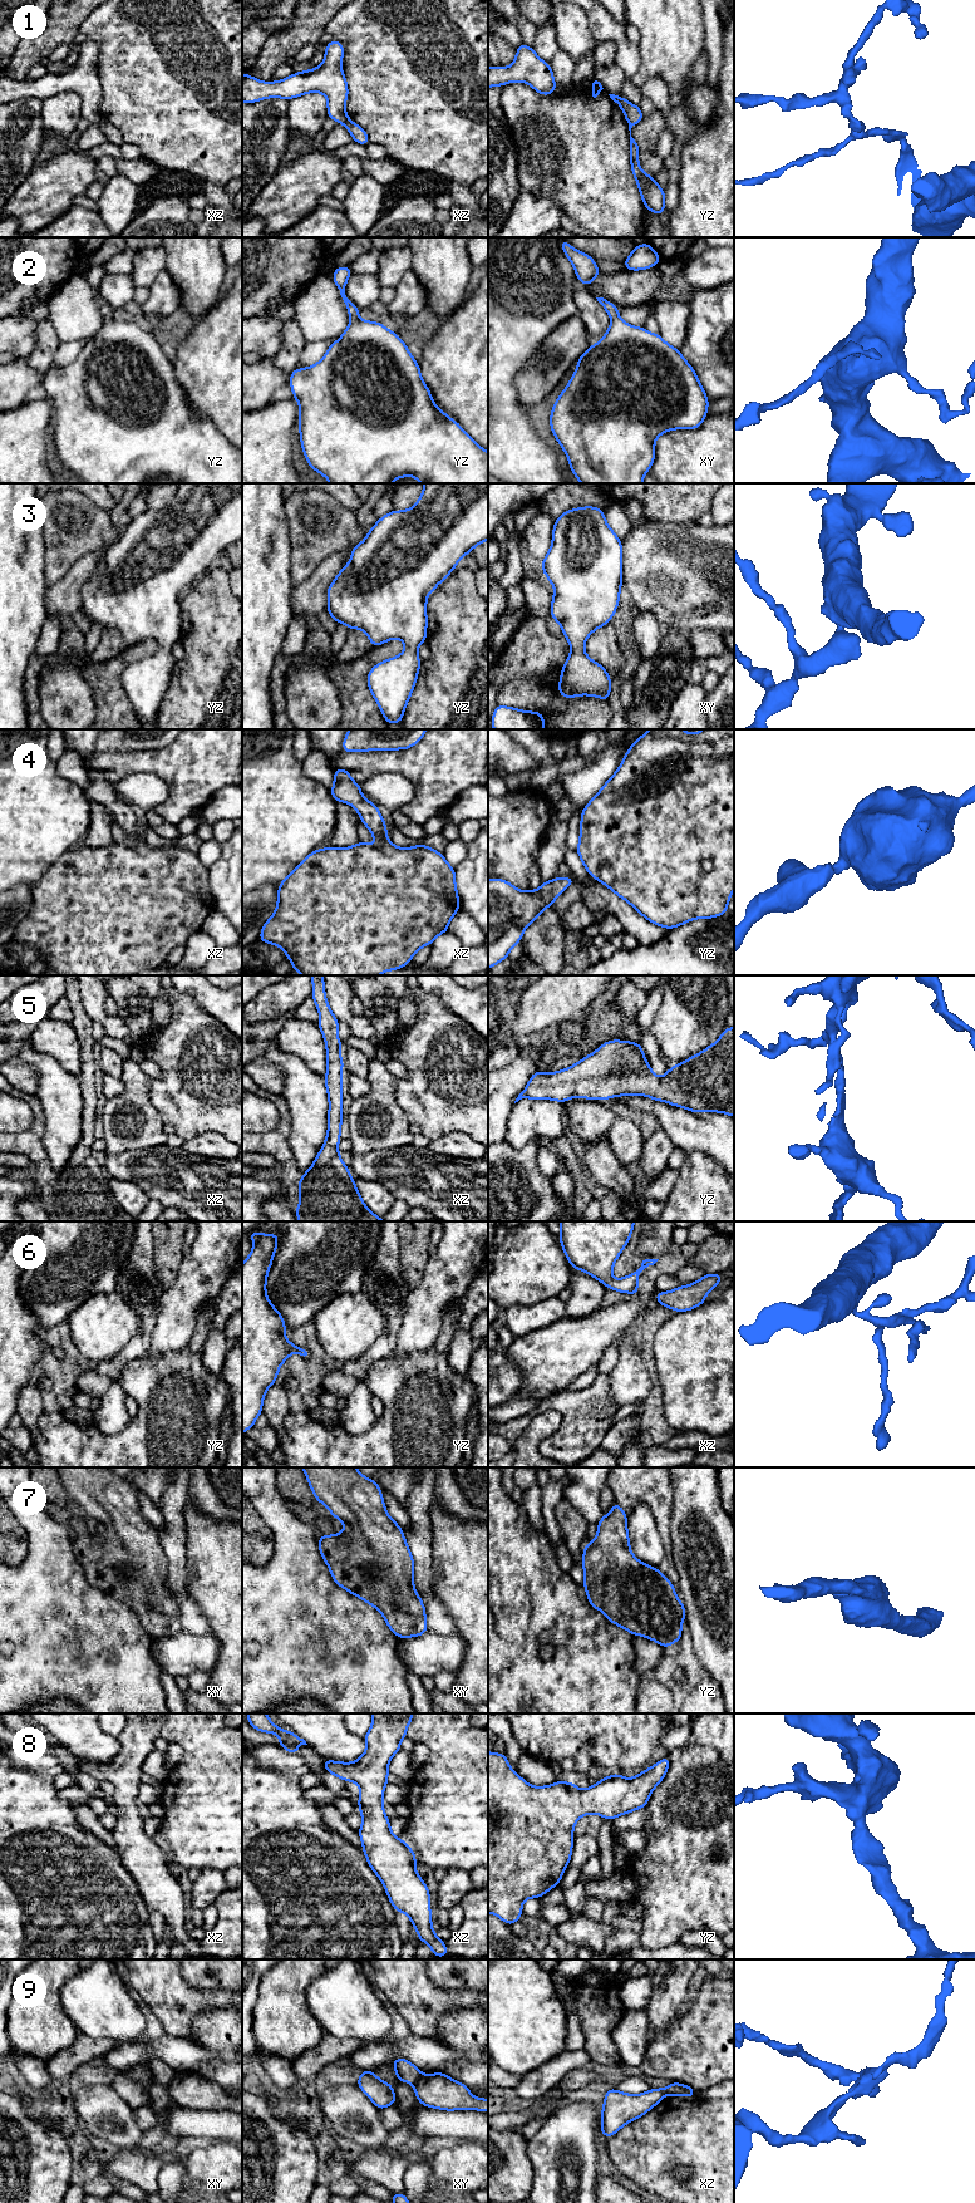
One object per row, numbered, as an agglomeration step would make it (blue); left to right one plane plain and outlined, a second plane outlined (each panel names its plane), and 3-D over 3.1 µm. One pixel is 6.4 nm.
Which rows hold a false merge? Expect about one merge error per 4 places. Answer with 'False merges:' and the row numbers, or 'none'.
False merges: 1, 9

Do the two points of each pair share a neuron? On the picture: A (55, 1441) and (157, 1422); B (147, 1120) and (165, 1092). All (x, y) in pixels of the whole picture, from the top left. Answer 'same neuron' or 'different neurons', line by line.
A: same neuron
B: different neurons

